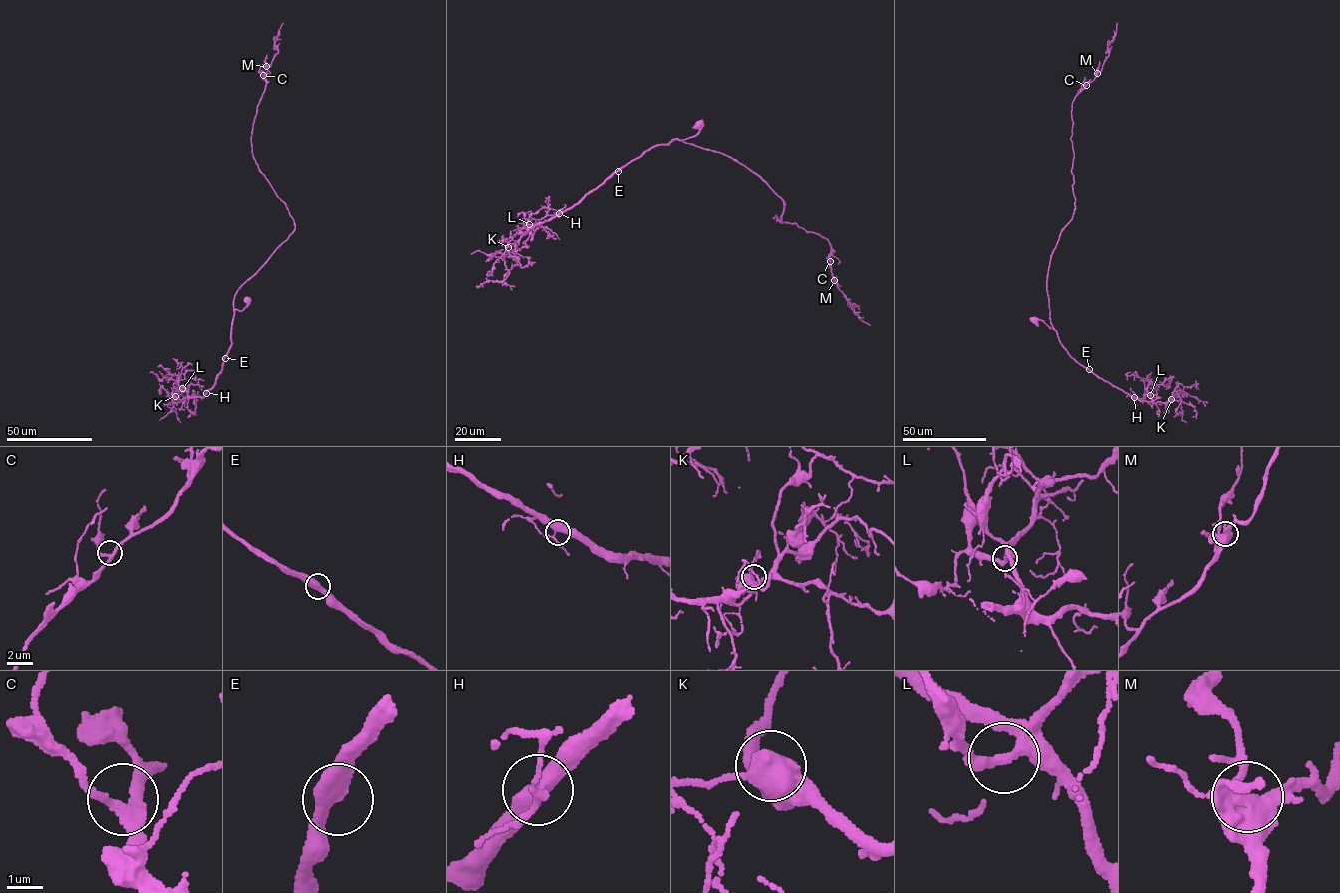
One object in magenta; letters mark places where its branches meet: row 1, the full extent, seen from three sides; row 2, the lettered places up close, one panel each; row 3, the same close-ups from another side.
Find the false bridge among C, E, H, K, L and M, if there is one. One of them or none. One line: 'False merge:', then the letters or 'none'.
False merge: none

